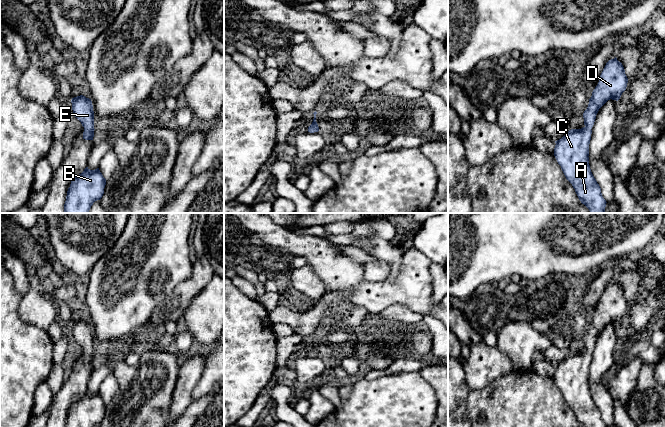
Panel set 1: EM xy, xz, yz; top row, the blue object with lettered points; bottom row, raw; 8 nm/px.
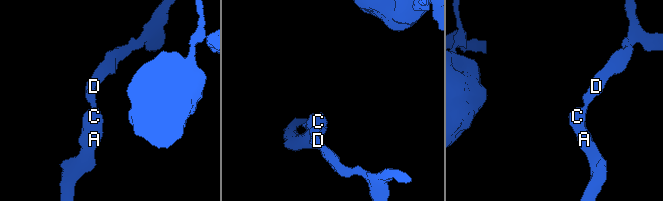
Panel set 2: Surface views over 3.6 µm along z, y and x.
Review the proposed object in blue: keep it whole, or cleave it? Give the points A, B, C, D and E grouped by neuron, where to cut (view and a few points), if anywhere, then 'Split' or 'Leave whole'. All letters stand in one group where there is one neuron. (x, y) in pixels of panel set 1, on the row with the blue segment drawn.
Groups: A B C D E. No split. Leave whole

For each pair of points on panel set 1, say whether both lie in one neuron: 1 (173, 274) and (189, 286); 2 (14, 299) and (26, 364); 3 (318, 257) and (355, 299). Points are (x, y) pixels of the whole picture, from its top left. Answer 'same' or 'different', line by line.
1: different
2: same
3: same

